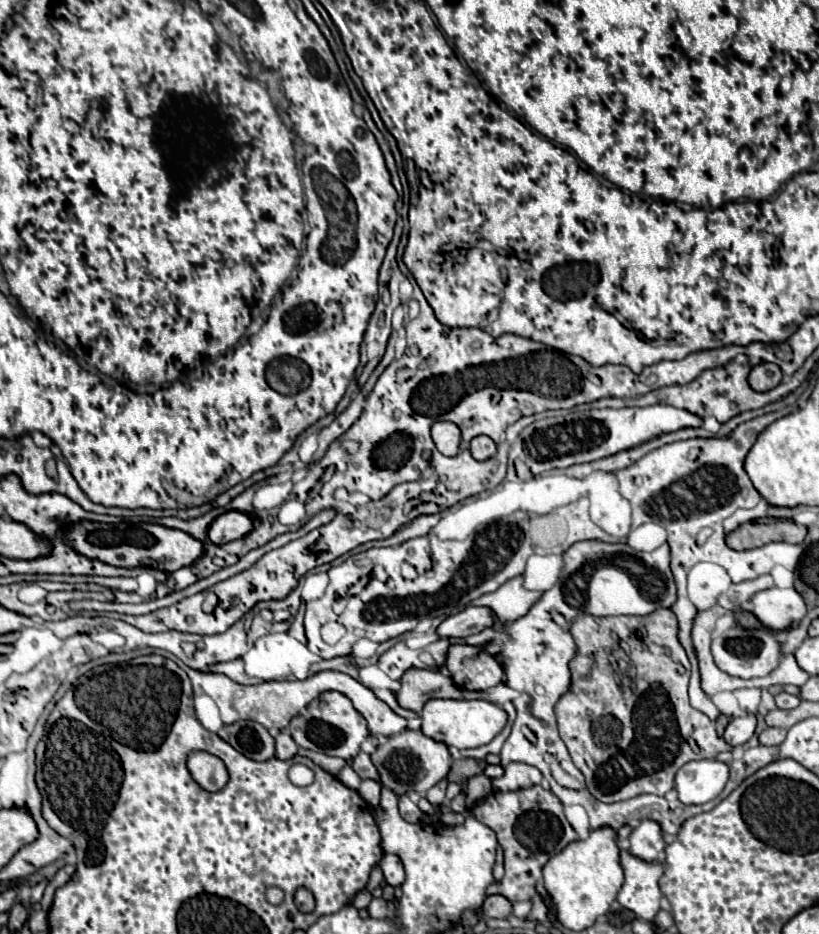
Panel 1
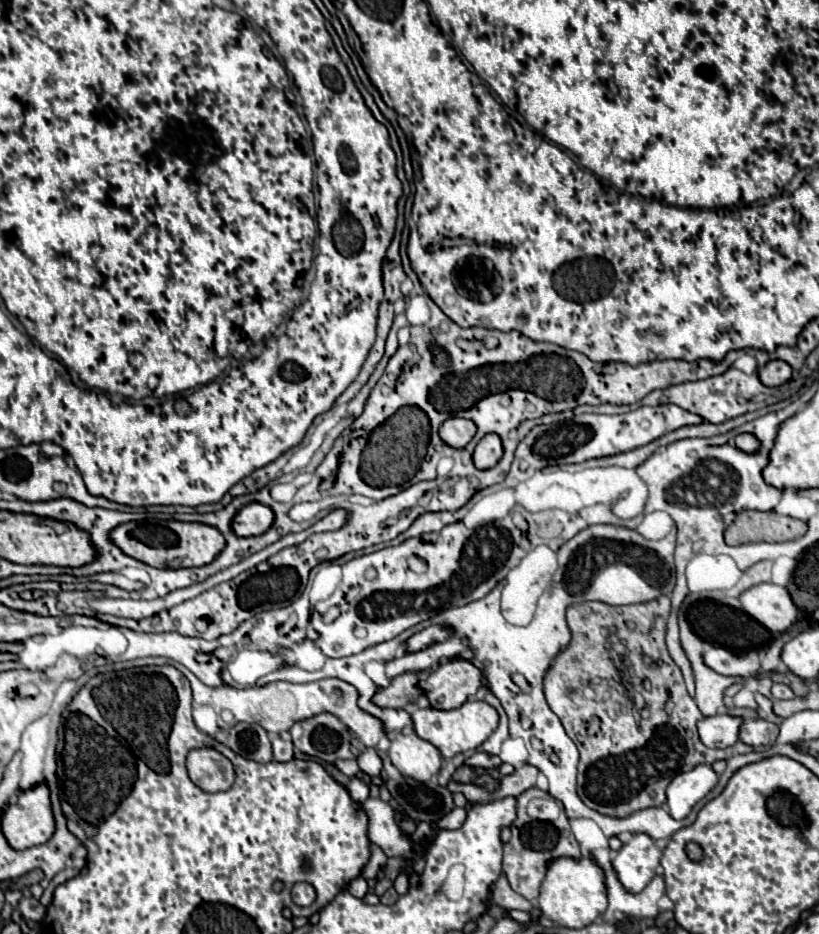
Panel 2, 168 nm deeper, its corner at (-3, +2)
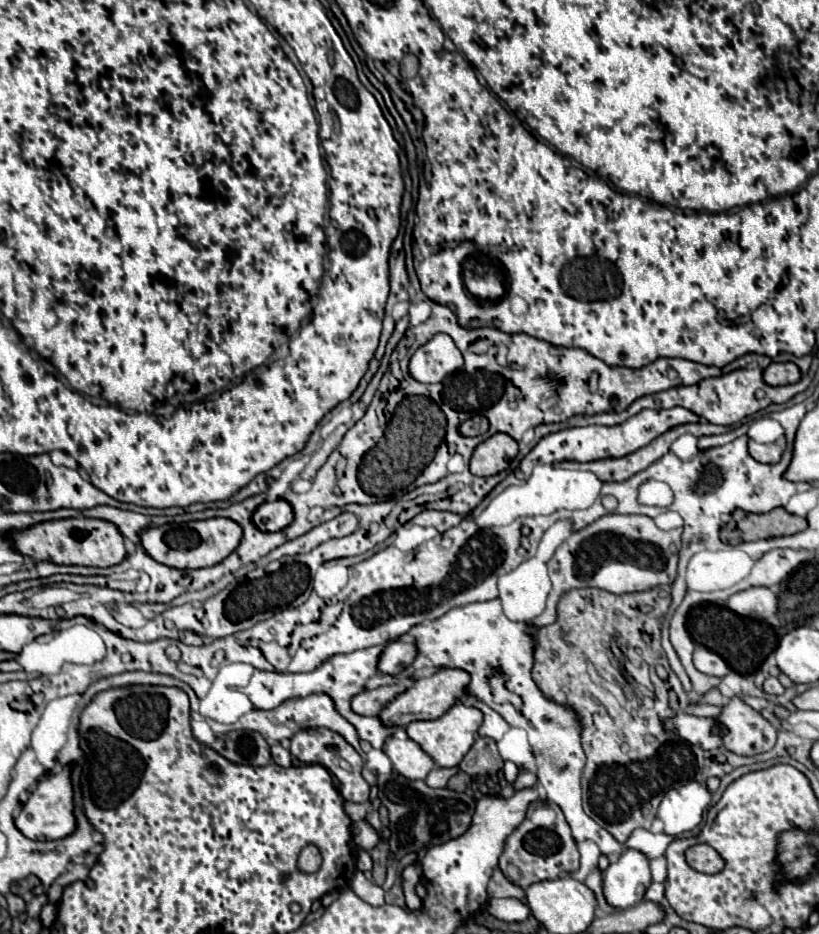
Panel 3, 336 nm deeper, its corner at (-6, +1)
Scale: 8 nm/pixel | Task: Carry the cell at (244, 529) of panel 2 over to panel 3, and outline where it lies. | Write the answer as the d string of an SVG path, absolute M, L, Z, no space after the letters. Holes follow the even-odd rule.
M271 500L263 502L253 512L251 520L261 532L279 532L289 526L289 522L293 520L293 512L285 500Z

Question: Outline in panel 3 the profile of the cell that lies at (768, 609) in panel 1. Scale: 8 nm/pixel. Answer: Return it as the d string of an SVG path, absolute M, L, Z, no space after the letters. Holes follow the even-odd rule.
M755 586L729 598L729 608L741 616L769 620L777 616L777 594L769 588Z

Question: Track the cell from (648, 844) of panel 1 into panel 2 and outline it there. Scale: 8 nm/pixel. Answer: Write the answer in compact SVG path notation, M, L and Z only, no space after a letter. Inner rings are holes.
M634 835L614 855L612 867L628 893L640 893L656 875L662 851L648 835Z

